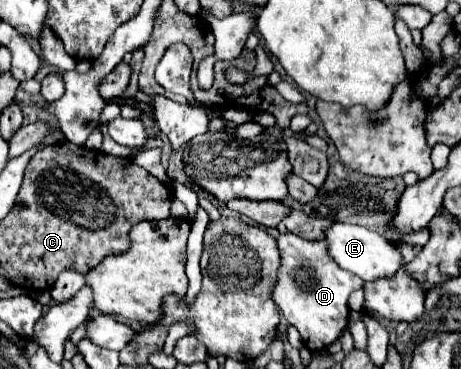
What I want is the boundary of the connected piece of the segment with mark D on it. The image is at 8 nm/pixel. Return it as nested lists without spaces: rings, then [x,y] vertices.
[[[281,234],[277,238],[281,252],[281,268],[277,276],[277,288],[273,300],[279,306],[281,314],[295,326],[309,350],[323,350],[333,344],[341,332],[347,328],[349,306],[347,298],[353,290],[363,286],[359,276],[339,268],[327,254],[325,242],[309,242],[295,234]]]

